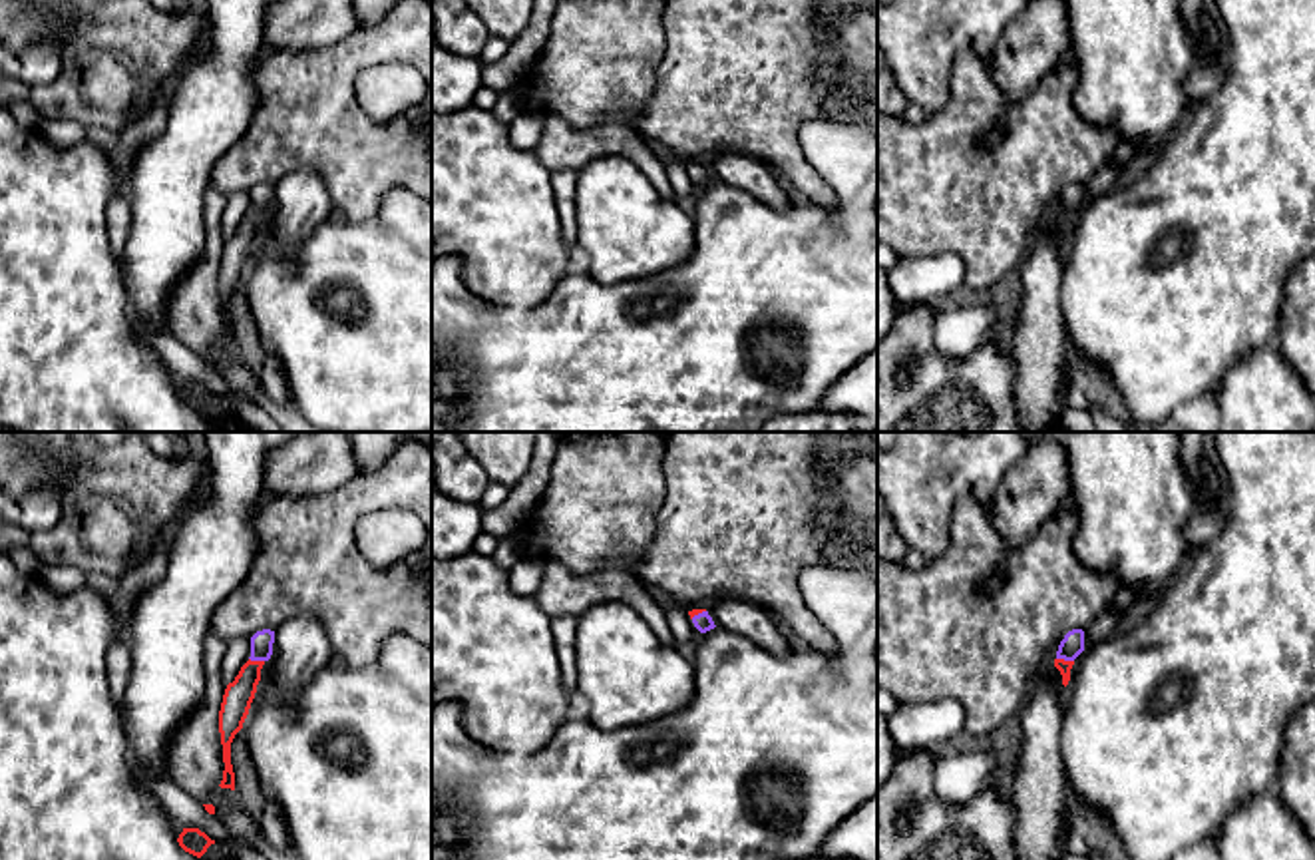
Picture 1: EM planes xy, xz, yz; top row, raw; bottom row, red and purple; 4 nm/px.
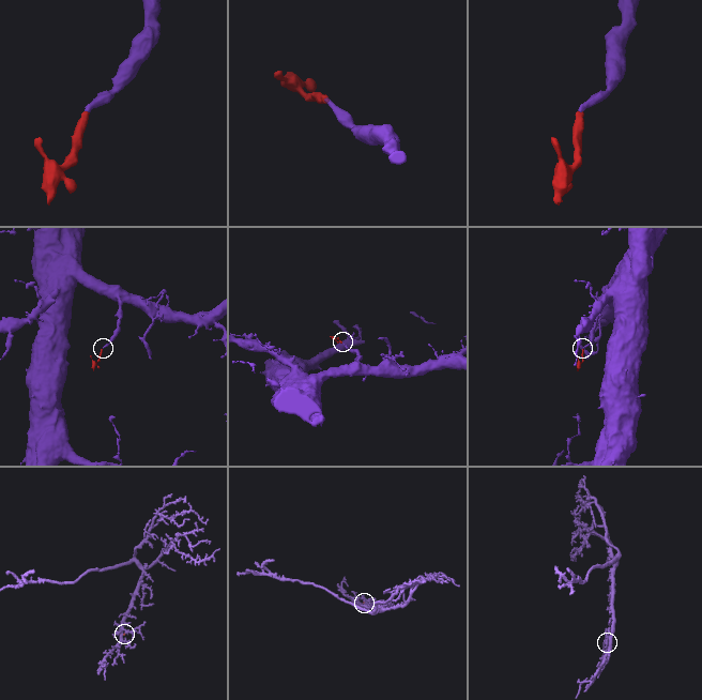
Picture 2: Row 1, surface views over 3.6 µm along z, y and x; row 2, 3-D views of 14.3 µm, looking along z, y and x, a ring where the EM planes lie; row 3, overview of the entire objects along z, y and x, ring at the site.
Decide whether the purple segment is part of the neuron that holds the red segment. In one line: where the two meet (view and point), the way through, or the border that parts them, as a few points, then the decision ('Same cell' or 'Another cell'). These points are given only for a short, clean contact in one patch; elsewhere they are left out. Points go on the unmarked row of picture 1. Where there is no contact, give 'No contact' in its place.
Touches red at yz (1063, 214). Path across: yz (1063, 219), (1063, 214), (1073, 198). Same cell

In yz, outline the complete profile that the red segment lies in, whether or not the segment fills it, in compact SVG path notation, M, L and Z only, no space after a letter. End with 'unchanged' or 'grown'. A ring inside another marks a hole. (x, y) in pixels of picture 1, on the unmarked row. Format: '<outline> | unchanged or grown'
M1072 183L1064 189L1064 193L1058 199L1054 221L1062 229L1062 239L1066 241L1070 235L1070 223L1074 219L1074 213L1084 205L1084 185Z | grown

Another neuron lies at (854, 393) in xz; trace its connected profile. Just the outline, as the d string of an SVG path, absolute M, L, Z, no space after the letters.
M877 350L847 368L828 388L820 410L853 418L861 432L877 432Z

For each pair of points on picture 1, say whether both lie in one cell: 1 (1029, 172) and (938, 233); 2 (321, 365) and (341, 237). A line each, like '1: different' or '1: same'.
1: same
2: same

